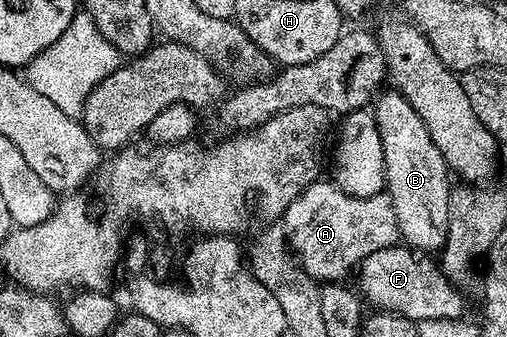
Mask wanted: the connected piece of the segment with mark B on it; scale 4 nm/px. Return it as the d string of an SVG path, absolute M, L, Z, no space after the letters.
M395 90L381 91L374 100L374 115L378 134L380 135L380 151L384 153L384 182L386 194L394 206L394 218L398 222L400 240L407 247L421 254L436 254L443 249L448 233L448 211L450 210L450 169L448 163L442 158L438 146L430 138L430 130L418 118L414 106L401 92Z

